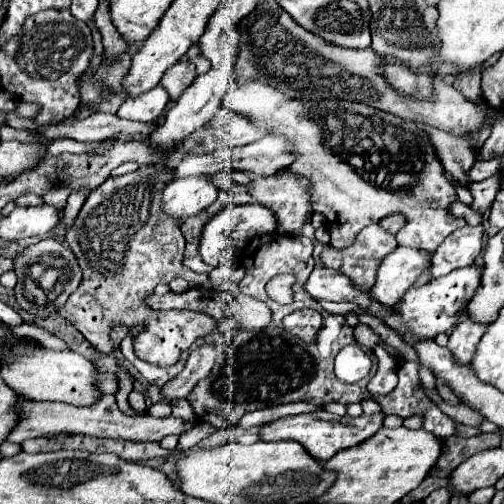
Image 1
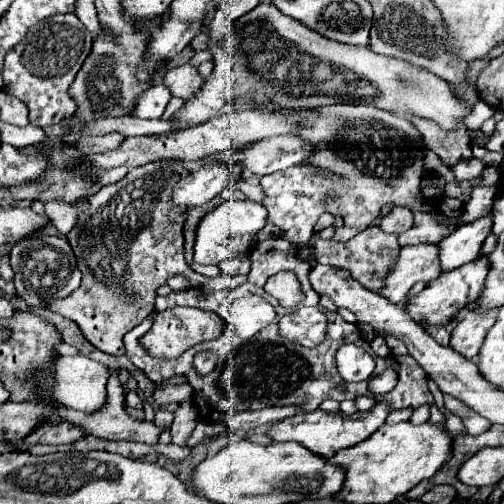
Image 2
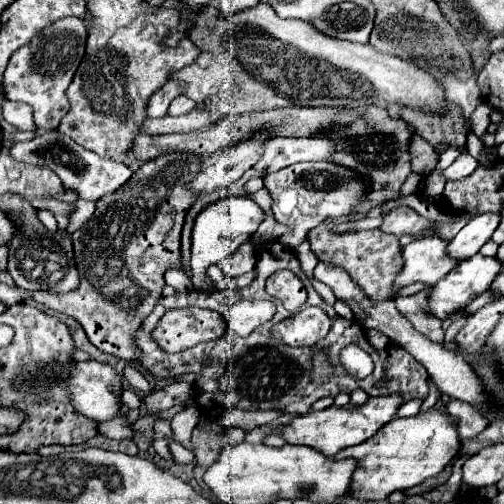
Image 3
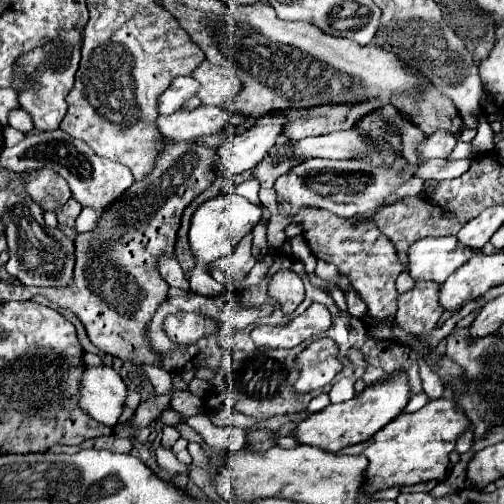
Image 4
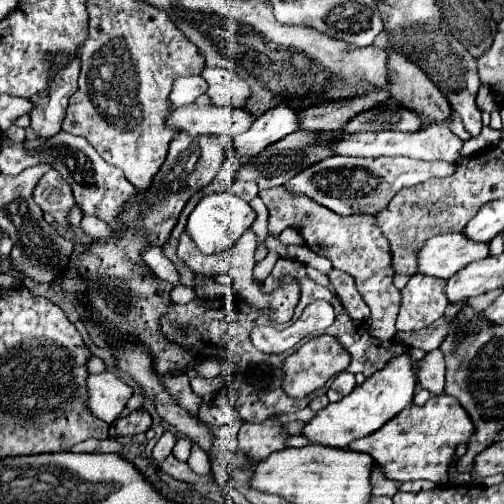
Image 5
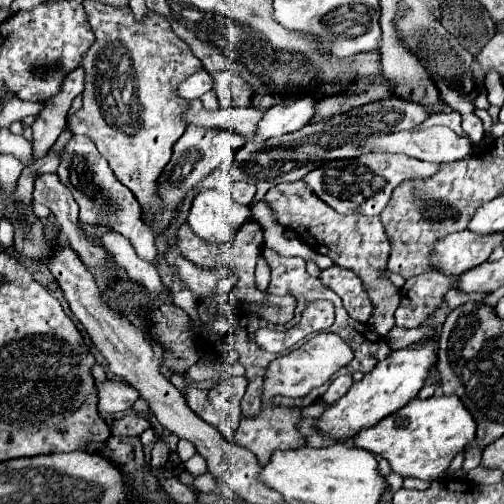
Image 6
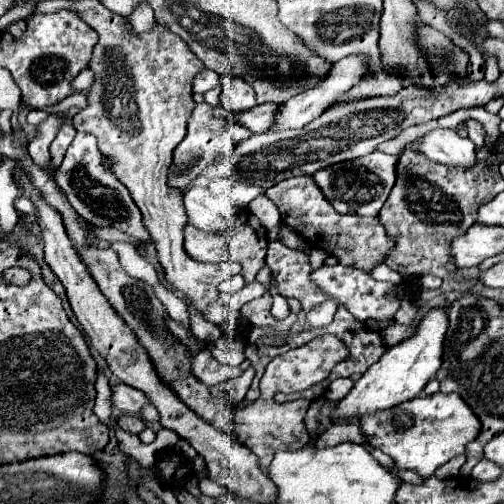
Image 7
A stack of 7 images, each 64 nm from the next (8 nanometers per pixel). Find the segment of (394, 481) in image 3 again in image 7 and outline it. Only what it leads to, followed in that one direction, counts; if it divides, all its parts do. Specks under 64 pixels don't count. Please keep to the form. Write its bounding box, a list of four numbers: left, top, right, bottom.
[360,392,480,478]

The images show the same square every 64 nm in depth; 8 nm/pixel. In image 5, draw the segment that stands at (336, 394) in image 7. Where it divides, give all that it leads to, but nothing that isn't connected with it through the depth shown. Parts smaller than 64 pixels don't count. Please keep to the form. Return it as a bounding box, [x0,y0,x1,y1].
[326,372,356,402]

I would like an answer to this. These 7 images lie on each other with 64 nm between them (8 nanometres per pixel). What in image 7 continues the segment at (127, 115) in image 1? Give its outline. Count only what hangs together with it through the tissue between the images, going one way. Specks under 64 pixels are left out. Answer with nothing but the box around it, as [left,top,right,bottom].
[192,70,220,94]

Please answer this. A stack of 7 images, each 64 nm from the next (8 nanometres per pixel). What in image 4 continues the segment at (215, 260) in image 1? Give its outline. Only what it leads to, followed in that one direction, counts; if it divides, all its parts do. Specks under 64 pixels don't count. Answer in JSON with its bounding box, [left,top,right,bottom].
[190,194,262,296]

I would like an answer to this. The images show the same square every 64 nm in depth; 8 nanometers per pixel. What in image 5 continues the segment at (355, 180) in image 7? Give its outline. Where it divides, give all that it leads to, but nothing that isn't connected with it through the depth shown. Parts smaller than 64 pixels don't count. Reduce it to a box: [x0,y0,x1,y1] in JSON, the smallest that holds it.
[284,156,460,216]

